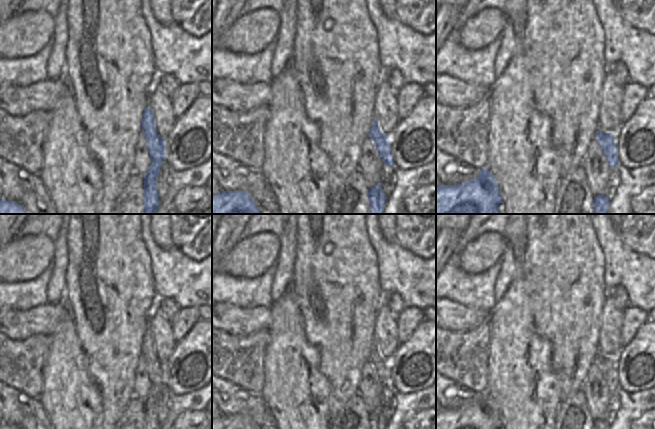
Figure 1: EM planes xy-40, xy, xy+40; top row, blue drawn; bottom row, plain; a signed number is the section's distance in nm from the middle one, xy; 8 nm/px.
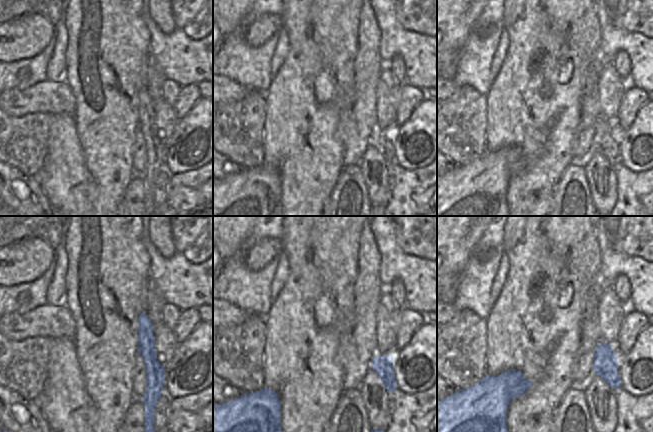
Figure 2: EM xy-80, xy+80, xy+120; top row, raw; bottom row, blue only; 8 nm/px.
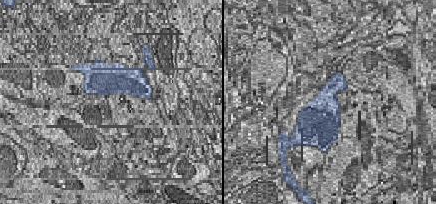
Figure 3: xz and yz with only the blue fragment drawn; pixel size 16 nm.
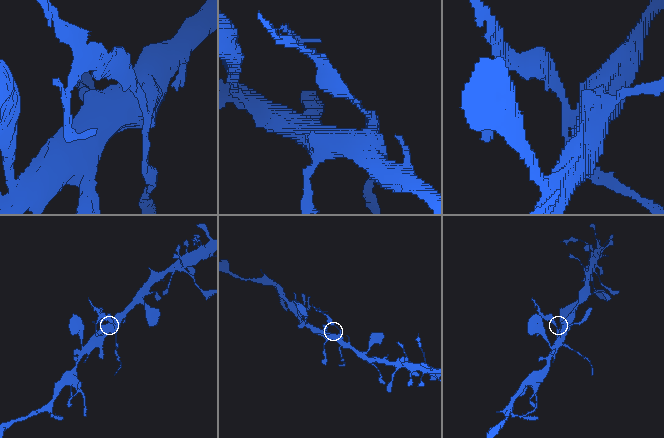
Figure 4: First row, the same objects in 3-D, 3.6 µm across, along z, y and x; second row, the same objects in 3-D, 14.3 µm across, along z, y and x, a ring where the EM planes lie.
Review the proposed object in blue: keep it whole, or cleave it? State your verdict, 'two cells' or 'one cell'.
two cells

